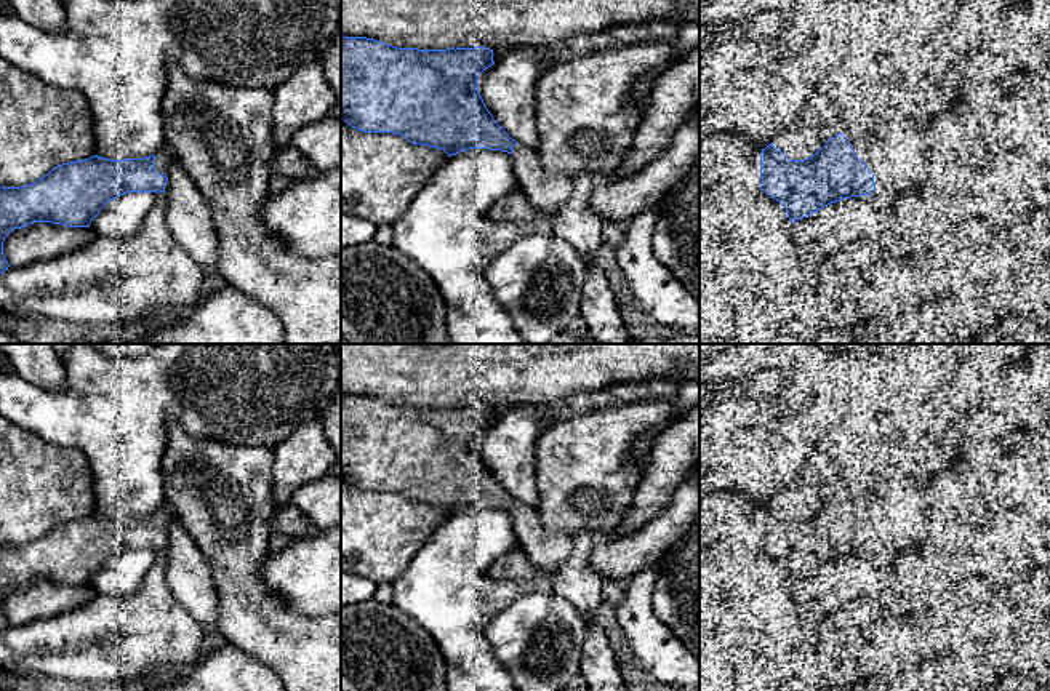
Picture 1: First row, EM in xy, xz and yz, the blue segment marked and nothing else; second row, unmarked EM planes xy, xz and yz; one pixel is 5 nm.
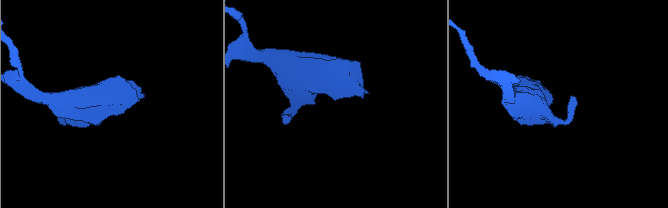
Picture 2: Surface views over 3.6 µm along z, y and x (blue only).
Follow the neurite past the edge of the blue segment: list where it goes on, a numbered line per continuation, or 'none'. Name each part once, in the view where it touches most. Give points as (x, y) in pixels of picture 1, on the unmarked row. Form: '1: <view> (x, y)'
1: xy (164, 515)

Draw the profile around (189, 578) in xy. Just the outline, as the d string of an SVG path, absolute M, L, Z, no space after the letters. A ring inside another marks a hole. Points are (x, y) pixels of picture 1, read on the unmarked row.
M171 513L168 523L165 557L166 581L173 597L205 630L216 630L219 601L214 577L176 513Z

